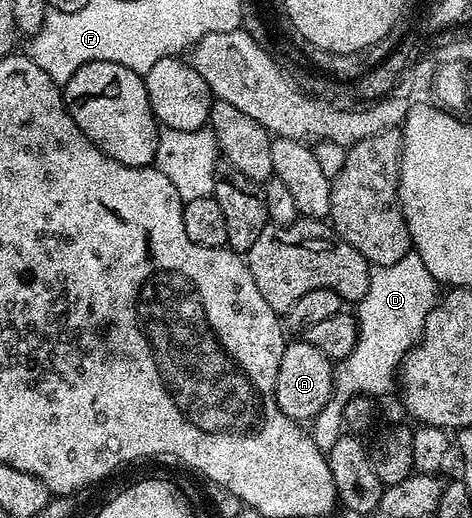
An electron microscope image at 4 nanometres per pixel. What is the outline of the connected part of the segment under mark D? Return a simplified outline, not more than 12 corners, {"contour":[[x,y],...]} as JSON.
{"contour":[[416,251],[371,267],[358,341],[312,421],[330,452],[351,398],[395,391],[440,285]]}

